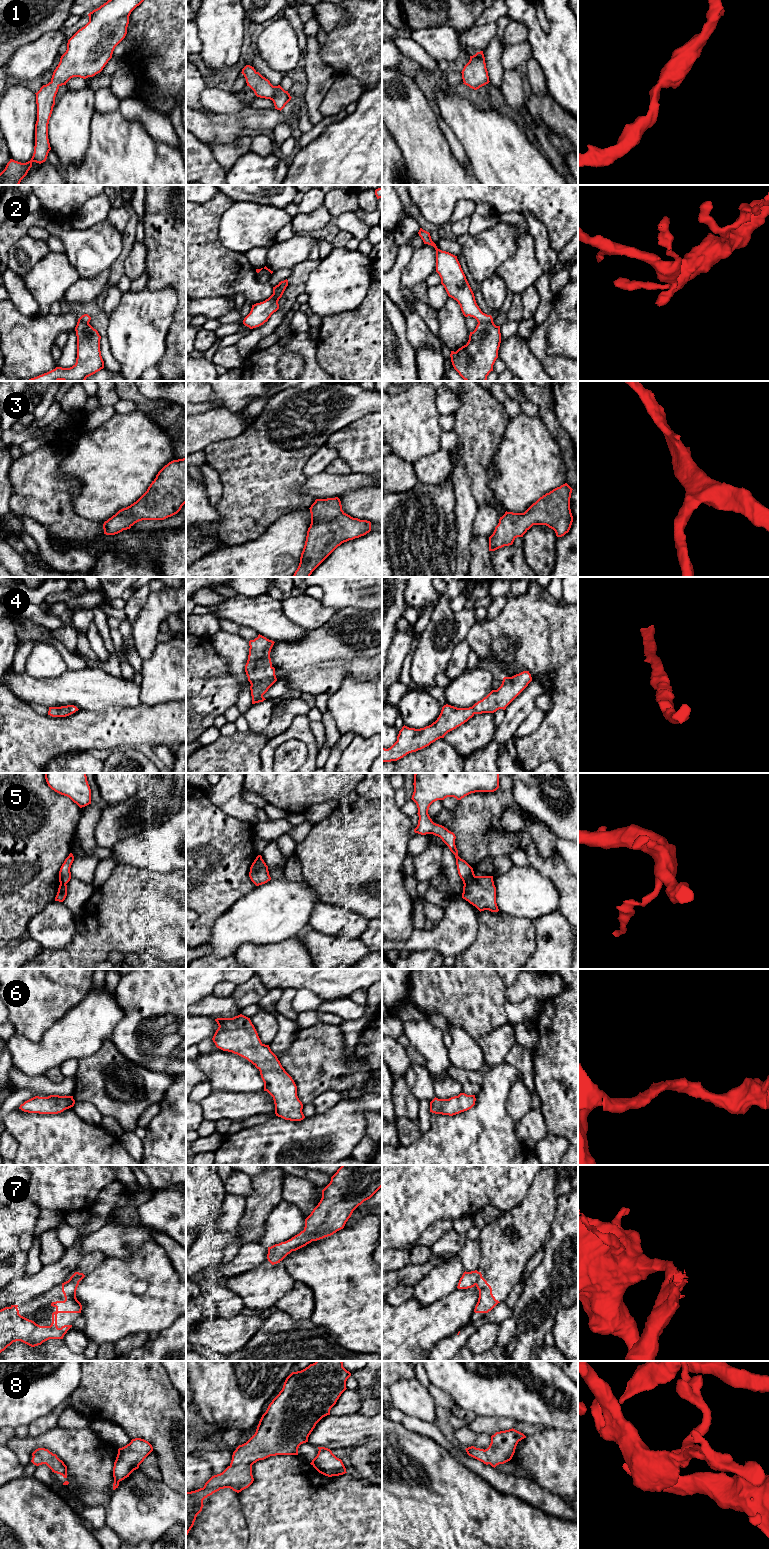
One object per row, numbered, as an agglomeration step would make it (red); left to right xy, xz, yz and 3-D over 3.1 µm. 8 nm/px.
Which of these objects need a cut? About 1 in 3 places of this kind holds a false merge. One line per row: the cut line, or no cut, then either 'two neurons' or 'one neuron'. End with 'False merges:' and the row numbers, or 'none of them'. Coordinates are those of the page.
1: cut none; one neuron
2: cut yz (492, 320), (478, 323); two neurons
3: cut none; one neuron
4: cut none; one neuron
5: cut yz (475, 876), (464, 885); two neurons
6: cut none; one neuron
7: cut none; one neuron
8: cut none; one neuron
False merges: 2, 5

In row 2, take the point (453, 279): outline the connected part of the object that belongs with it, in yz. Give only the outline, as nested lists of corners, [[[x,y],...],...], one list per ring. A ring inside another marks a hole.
[[[420,228],[418,232],[424,244],[431,245],[436,250],[436,272],[441,278],[441,284],[444,286],[449,297],[453,298],[460,305],[461,311],[465,317],[473,317],[478,323],[493,321],[491,315],[481,311],[476,303],[474,293],[466,279],[457,256],[442,251],[437,248],[432,241],[430,233]]]

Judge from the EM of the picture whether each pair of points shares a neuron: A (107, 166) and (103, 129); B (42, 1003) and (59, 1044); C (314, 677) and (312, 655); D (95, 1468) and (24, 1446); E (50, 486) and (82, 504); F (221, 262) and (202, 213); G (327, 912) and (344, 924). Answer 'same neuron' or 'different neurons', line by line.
A: same neuron
B: different neurons
C: different neurons
D: same neuron
E: different neurons
F: same neuron
G: same neuron

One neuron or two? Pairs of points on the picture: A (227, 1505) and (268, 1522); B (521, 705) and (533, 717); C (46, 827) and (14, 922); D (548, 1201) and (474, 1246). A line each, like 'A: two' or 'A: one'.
A: two
B: two
C: one
D: two

